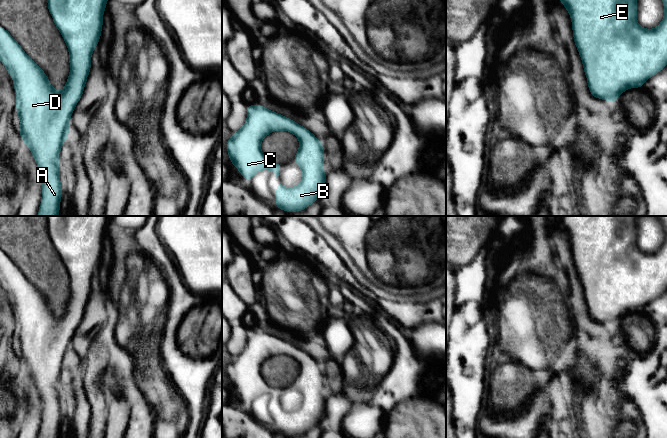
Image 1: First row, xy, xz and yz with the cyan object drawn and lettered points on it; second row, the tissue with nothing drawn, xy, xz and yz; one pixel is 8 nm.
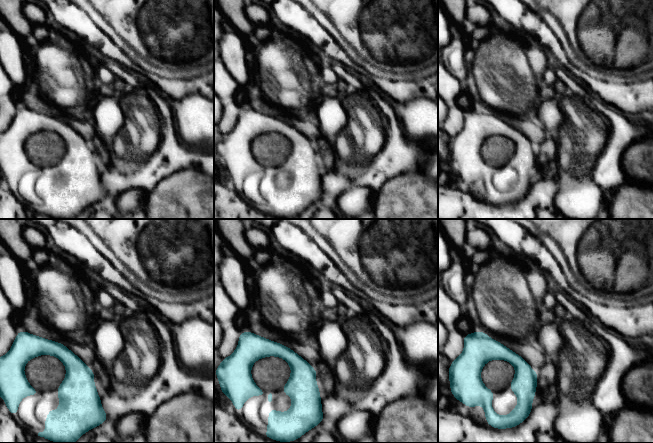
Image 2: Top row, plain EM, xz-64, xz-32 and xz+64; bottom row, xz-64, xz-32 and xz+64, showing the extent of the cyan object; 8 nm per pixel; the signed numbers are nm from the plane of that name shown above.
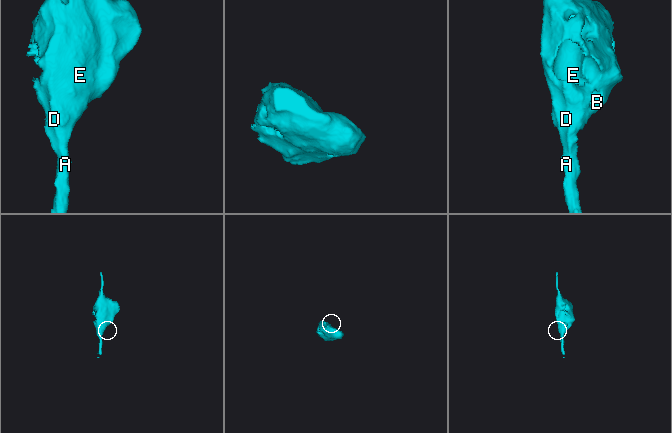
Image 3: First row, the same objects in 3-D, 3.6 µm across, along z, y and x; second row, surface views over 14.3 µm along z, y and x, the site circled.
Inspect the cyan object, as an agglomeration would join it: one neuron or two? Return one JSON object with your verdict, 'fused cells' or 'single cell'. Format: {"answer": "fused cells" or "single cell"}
{"answer": "single cell"}

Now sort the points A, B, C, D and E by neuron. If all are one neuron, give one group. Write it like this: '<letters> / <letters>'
A B C D E

